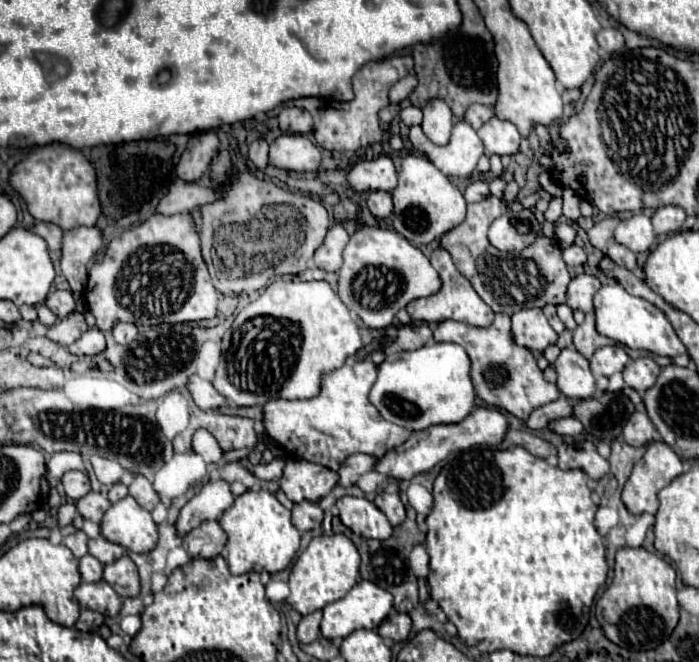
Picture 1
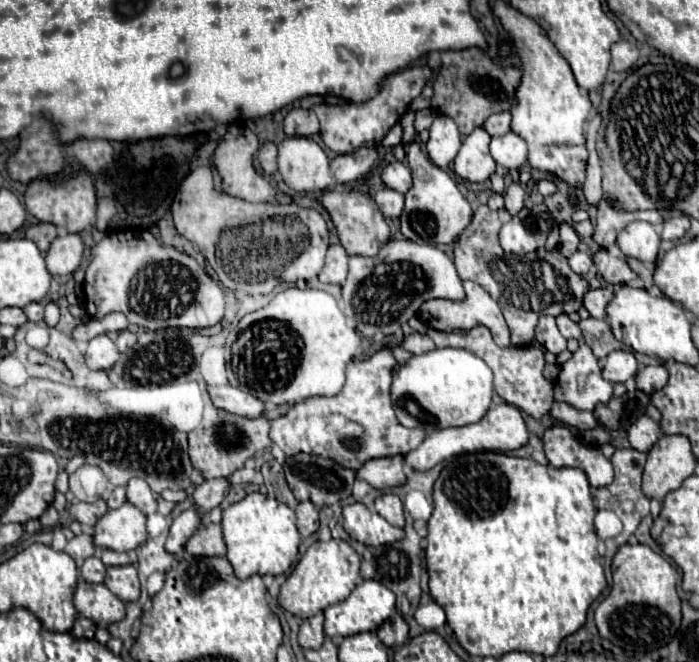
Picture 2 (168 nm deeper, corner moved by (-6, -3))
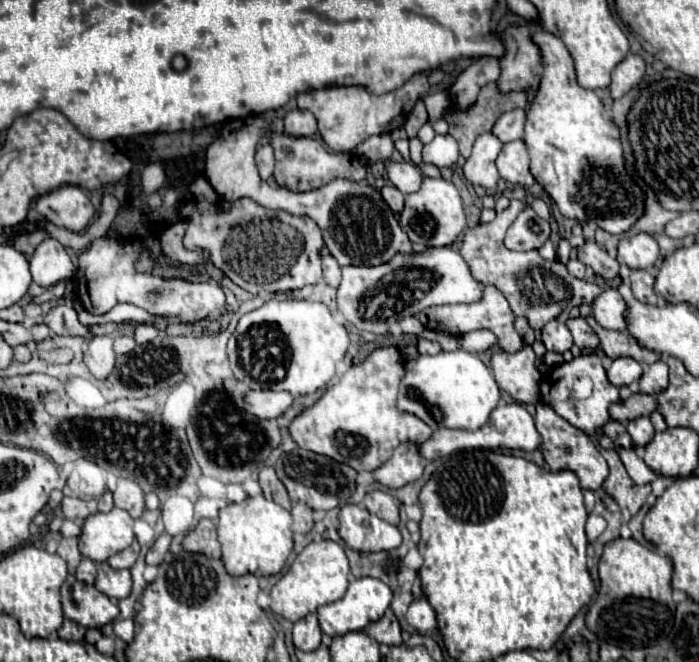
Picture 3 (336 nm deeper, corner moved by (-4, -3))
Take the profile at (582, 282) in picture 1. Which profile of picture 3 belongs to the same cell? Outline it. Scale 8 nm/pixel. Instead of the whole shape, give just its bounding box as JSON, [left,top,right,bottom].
[591,289,625,331]

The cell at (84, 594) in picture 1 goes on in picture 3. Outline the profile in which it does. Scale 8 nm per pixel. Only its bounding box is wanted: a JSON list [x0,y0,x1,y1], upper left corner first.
[61,579,119,627]

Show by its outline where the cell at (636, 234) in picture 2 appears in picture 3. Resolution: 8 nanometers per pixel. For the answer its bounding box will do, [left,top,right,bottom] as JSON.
[617,233,659,269]

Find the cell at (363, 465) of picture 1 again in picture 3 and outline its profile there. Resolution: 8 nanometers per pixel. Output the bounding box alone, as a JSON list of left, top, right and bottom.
[373,443,423,489]

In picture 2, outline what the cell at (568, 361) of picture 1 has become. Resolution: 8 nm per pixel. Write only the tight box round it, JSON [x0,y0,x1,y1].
[555,341,613,411]

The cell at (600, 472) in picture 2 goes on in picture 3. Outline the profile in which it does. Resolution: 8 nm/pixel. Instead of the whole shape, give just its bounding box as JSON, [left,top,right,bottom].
[535,403,609,491]

